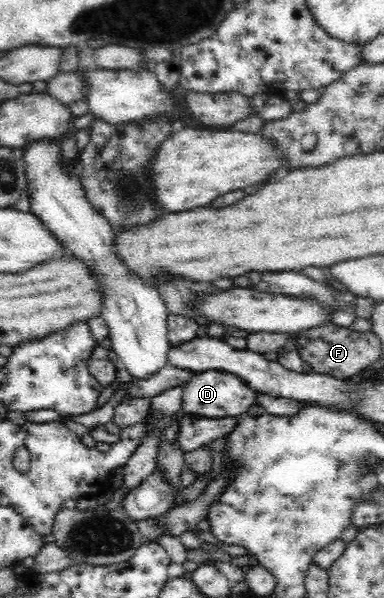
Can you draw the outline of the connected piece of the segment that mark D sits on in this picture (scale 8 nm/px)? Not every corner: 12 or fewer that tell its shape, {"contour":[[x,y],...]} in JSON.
{"contour":[[206,370],[183,388],[182,412],[241,417],[257,393],[232,373]]}

